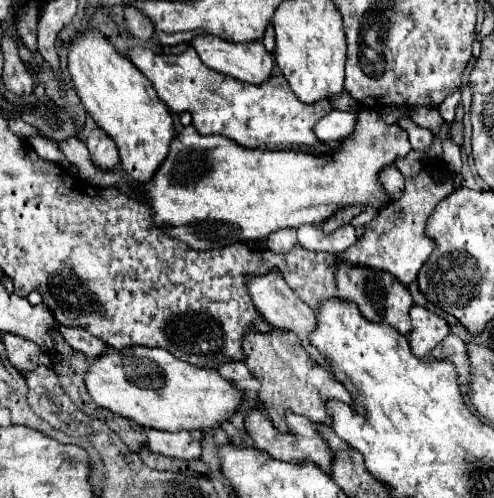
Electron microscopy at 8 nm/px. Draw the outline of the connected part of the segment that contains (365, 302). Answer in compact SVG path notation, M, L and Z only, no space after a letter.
M338 260L336 262L336 288L338 288L338 296L344 300L352 300L368 320L390 324L404 336L410 332L412 326L410 326L408 312L412 306L412 296L408 288L396 280L396 276L374 270L374 268L364 268L362 264L346 264L344 260Z

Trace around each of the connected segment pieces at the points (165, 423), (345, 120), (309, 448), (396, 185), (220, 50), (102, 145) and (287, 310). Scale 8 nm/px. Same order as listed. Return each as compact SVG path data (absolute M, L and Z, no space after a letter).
M124 348L124 350L112 350L104 352L104 356L92 358L84 376L84 384L88 388L90 398L102 406L112 410L114 414L134 420L136 424L144 428L156 428L156 430L202 430L202 428L216 428L220 422L228 420L228 416L238 408L240 404L240 390L236 390L228 380L224 380L216 370L196 368L192 364L186 364L178 358L174 358L164 348Z
M334 110L314 126L314 134L322 142L338 142L338 140L346 140L354 132L356 124L358 124L358 116L354 112Z
M252 408L248 410L246 418L244 418L244 430L246 434L252 438L254 446L260 448L260 450L266 450L270 456L278 458L278 460L284 460L284 462L300 462L300 460L310 460L314 464L318 464L324 472L330 472L330 450L328 446L324 444L324 440L318 436L316 432L316 426L300 416L300 414L294 414L294 412L286 412L286 426L288 426L288 432L280 432L272 426L272 422L262 414L262 410L258 408Z
M394 164L382 168L382 170L378 172L378 180L380 180L384 192L386 192L390 198L398 198L398 196L402 194L402 190L404 190L404 176L400 174L400 170L398 170Z
M200 34L190 42L190 46L208 68L242 82L260 84L272 74L274 58L258 40L252 44L232 44L218 36Z
M94 128L86 138L86 146L88 146L90 156L92 156L96 166L100 166L104 170L110 170L118 164L116 144L112 144L112 138L104 130Z
M274 268L274 270L270 270L270 272L262 274L262 276L246 276L246 278L244 278L244 284L246 284L246 288L248 288L248 292L250 292L250 298L252 298L252 302L254 302L254 306L258 308L260 314L262 314L270 324L276 324L276 328L284 328L284 330L294 332L294 334L298 336L298 340L304 342L304 348L308 348L308 354L312 356L312 360L318 360L318 364L326 366L326 364L324 364L324 358L320 356L320 352L316 352L316 348L312 348L312 346L308 344L308 334L310 334L310 332L314 330L314 326L316 326L312 308L306 306L306 304L288 288L288 284L286 284L282 272Z

